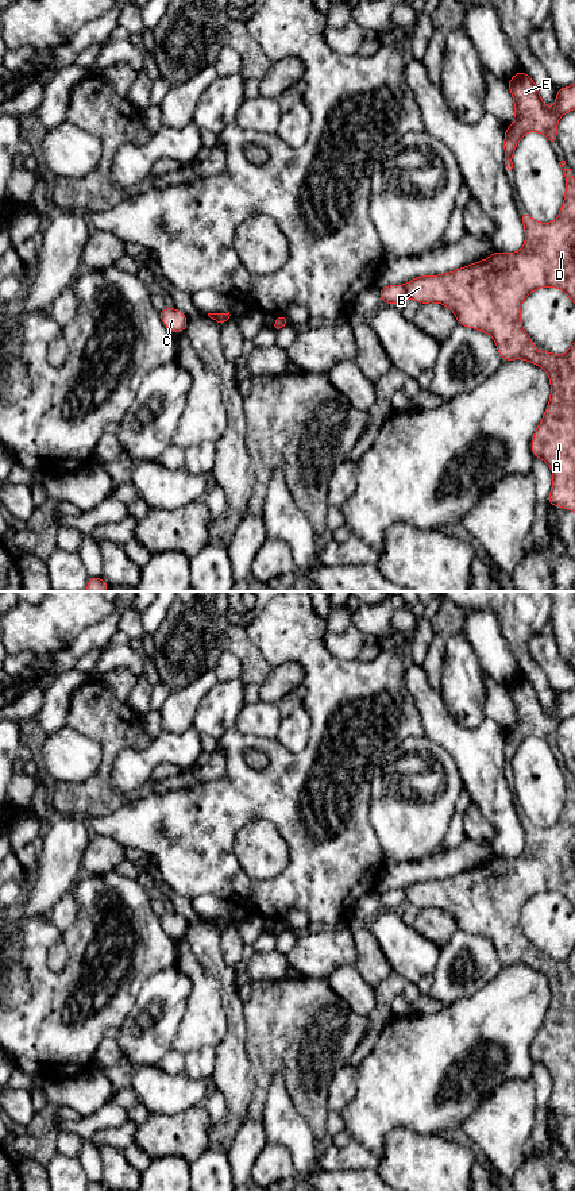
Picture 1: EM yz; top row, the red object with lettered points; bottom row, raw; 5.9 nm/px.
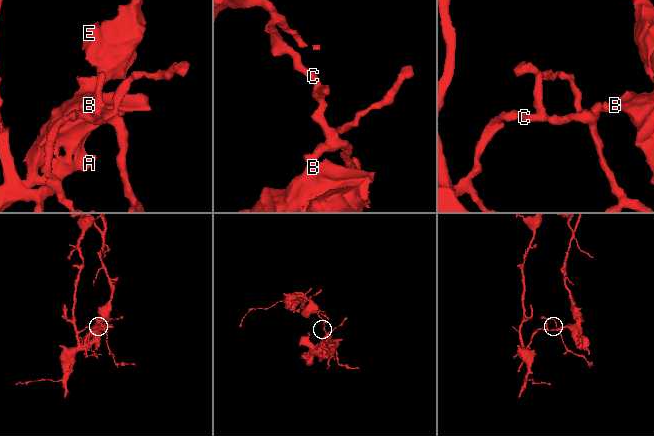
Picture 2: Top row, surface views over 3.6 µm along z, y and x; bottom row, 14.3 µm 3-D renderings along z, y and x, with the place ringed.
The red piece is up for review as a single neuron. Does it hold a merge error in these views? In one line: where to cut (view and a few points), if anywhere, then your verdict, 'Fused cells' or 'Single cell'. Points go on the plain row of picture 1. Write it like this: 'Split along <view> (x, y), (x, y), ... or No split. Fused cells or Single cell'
Split along yz (404, 890), (406, 901). Fused cells

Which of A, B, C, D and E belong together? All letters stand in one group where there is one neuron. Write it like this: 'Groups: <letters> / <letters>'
Groups: A B D E / C

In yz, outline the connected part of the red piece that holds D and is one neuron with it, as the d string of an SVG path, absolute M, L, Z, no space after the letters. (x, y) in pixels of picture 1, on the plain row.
M566 766L559 767L559 770L566 782L566 799L557 824L553 828L536 828L528 817L520 817L525 832L525 849L518 857L493 856L489 864L482 864L451 878L416 882L405 890L405 894L406 902L420 909L437 907L449 911L460 930L490 938L502 965L525 964L548 978L551 1002L544 1021L533 1037L532 1059L535 1063L547 1067L552 1075L553 1088L547 1109L575 1117L575 947L562 960L555 960L547 955L535 956L533 944L521 930L522 906L535 894L555 891L563 895L575 909L575 783L571 774L563 772Z

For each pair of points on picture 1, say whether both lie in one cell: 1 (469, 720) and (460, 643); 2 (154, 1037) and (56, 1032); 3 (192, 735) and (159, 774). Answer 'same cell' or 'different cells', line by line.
1: same cell
2: different cells
3: different cells

